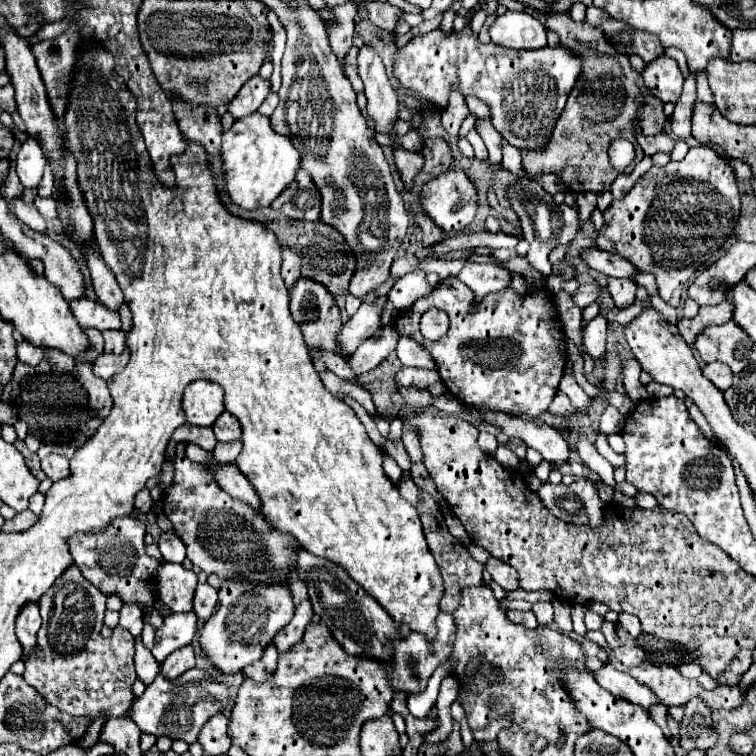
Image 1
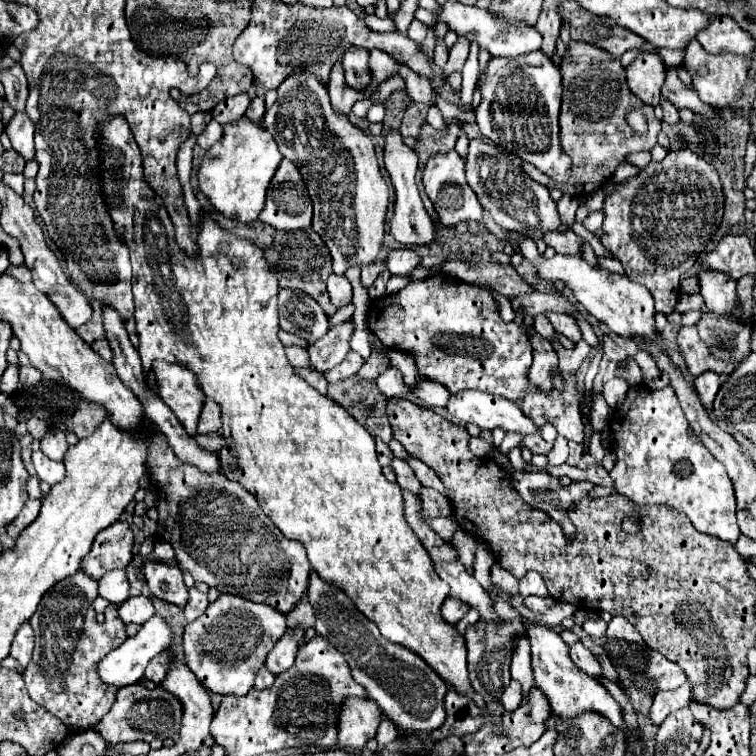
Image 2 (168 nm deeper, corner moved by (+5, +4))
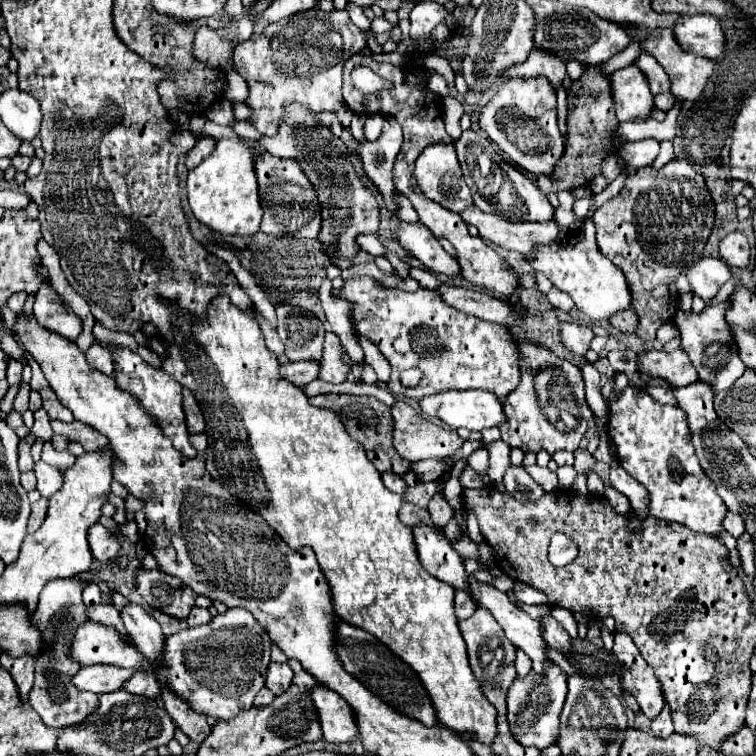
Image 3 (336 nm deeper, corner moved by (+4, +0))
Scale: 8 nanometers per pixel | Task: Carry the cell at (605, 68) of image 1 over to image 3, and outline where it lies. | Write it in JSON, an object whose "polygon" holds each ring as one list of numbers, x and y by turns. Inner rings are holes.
{"polygon":[[586,66,582,76,572,82,570,94,568,94,568,120,566,120,566,152,556,164,558,170,554,172,558,176,556,180,550,180,548,176,538,176,536,186,544,192,572,192,578,186,584,186,592,182,594,176,602,174,604,160,616,152,622,144,626,144,622,138,618,138,614,132,618,128,618,118,614,114,614,98,610,94,610,78,606,72,600,70,600,66]]}

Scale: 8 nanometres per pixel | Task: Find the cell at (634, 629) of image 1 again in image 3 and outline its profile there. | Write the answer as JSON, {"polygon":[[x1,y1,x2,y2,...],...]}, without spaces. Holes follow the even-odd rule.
{"polygon":[[614,632,612,652,626,666,622,672,622,686,638,700,642,712,648,718,658,716,666,704,666,700,662,698,662,684,642,658,640,650,634,646,632,638,628,634]]}

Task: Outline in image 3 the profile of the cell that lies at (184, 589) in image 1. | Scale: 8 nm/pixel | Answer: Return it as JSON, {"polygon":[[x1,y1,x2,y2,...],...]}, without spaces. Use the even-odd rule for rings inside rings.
{"polygon":[[140,570,136,574,136,584,142,598,160,612,176,618,188,618,194,608,196,592,180,582,180,578,174,578,162,570]]}

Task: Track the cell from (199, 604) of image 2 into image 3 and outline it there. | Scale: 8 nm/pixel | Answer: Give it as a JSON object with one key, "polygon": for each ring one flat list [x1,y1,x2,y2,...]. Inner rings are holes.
{"polygon":[[194,606,194,610,192,610,190,616,188,616,188,626,200,626,200,624,206,624,206,622,210,622,210,620,212,620,212,616,210,616,208,608,198,608,198,606]]}

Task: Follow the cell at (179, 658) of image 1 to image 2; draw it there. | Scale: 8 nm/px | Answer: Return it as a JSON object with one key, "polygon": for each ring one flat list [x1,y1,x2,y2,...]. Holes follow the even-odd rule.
{"polygon":[[163,654,155,656,155,658,149,662,149,666,145,668,143,678,145,678,145,680,151,680,151,682,155,682,155,684,159,684,161,678,165,678,165,656,163,656]]}

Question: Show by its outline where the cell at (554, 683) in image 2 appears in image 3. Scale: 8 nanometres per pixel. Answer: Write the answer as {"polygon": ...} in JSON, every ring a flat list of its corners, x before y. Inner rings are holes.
{"polygon":[[470,574,470,588,472,588,472,598,474,598,476,602,480,602,484,608,488,608,488,610,494,614,494,618,496,618,498,624,502,626,506,638,510,638,510,642,514,642,520,650,524,650,524,652,530,656,530,660,532,660,532,670,534,670,536,674,546,674,546,670,548,670,554,662,552,662,550,656,548,656,546,640,542,638,542,626,540,626,540,622,536,622,536,620,530,618,524,610,520,610,516,604,512,604,510,598,508,598,504,592,496,590,492,584,478,582,472,574]]}

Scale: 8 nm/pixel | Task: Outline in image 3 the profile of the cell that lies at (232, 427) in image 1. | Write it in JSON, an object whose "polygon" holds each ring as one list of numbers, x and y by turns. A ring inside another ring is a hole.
{"polygon":[[184,388,184,412,186,412,186,426,188,426,188,432,190,432,190,434,204,432,206,424,204,424,202,410,200,410,196,398,192,396,192,392,186,390,186,388]]}

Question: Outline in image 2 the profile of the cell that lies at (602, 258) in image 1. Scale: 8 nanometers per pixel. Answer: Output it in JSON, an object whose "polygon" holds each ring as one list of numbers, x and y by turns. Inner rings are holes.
{"polygon":[[547,230,543,234,543,242,551,248,555,248,555,252,559,254,577,254,581,256,579,252,579,244,581,244,581,238,575,234,575,232,559,232,559,230]]}

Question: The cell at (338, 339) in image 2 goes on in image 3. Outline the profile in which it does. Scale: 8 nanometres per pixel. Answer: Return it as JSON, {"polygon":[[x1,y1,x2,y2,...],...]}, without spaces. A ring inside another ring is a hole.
{"polygon":[[290,362,290,364,282,364,282,376,288,378,290,382,294,382,296,386,310,384,312,380,316,380,318,370,320,370,320,362]]}

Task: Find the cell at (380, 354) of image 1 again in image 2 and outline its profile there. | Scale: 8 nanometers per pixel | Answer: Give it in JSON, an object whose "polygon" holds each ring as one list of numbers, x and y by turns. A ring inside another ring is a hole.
{"polygon":[[349,352,341,364,337,364,333,370,325,372,325,380,327,380,327,382,345,380,345,378,353,376,361,366,363,366,363,358,361,358,357,352]]}

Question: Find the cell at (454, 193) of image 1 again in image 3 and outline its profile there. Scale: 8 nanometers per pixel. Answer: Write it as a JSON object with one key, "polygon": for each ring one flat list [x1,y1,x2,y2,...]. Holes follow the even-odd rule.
{"polygon":[[432,144,428,148,422,150,422,154,416,160,416,180,420,190,434,202,438,202,440,206,454,210,458,214,462,214,462,210,466,210,466,206,474,204,472,202,472,194,470,188,466,186,466,182,462,180,462,170,458,166,458,158,454,154,454,146,452,144]]}

